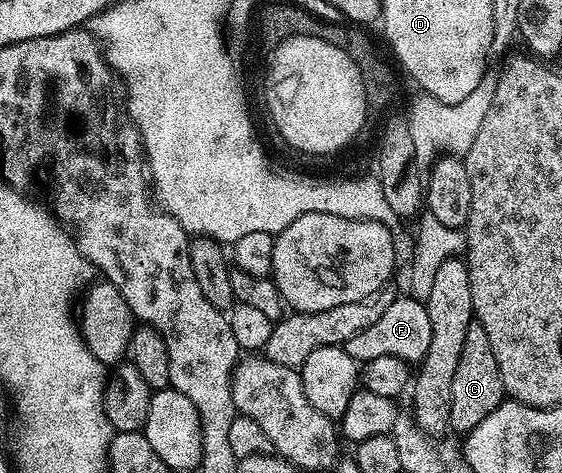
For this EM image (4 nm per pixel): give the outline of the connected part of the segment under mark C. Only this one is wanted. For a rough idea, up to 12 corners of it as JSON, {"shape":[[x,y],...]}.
{"shape":[[484,326],[464,334],[449,431],[471,432],[504,393]]}

